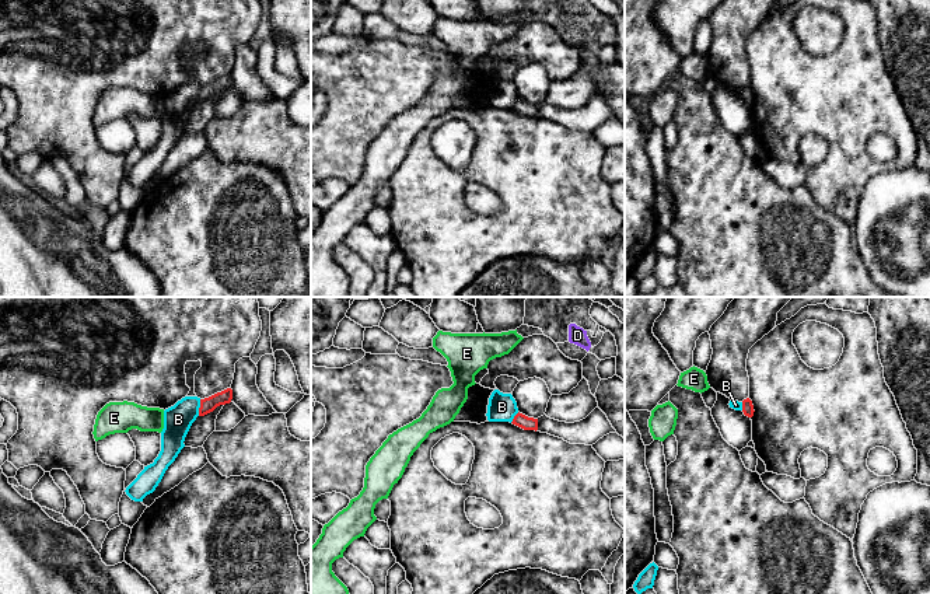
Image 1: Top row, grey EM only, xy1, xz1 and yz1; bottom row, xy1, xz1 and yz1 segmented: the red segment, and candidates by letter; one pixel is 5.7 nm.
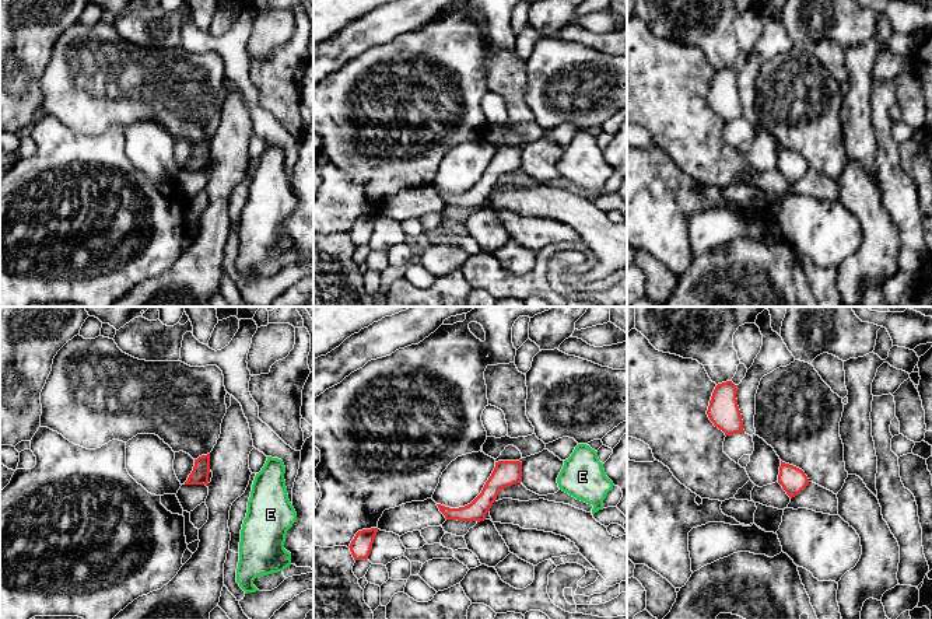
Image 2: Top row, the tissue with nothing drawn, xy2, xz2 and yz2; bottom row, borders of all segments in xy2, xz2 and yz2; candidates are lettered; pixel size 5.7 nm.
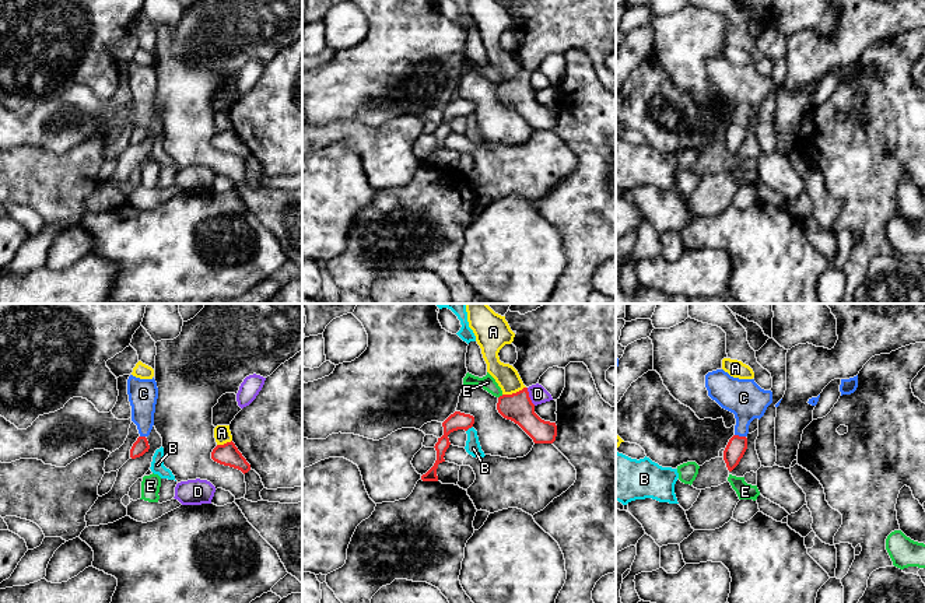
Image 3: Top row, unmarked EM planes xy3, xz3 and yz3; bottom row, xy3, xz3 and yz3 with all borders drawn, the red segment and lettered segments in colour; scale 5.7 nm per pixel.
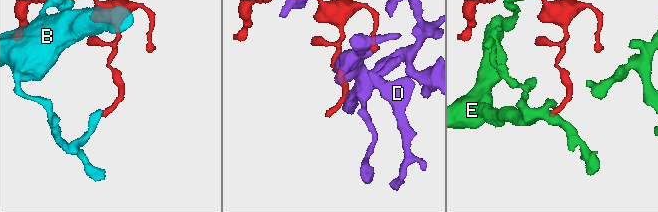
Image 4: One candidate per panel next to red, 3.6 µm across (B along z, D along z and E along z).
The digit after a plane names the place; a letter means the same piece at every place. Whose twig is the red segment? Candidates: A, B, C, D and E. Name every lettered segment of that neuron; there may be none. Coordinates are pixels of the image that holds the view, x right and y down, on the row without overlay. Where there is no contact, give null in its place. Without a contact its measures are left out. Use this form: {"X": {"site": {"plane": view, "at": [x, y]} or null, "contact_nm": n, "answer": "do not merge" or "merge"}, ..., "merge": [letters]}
{"A": {"site": {"plane": "xz3", "at": [514, 80]}, "contact_nm": 140, "answer": "do not merge"}, "B": {"site": {"plane": "xy1", "at": [199, 94]}, "contact_nm": 100, "answer": "do not merge"}, "C": {"site": {"plane": "yz3", "at": [740, 123]}, "contact_nm": 70, "answer": "merge"}, "D": {"site": {"plane": "xz3", "at": [528, 83]}, "contact_nm": 120, "answer": "do not merge"}, "E": {"site": {"plane": "xz3", "at": [500, 83]}, "contact_nm": 40, "answer": "do not merge"}, "merge": ["C"]}

